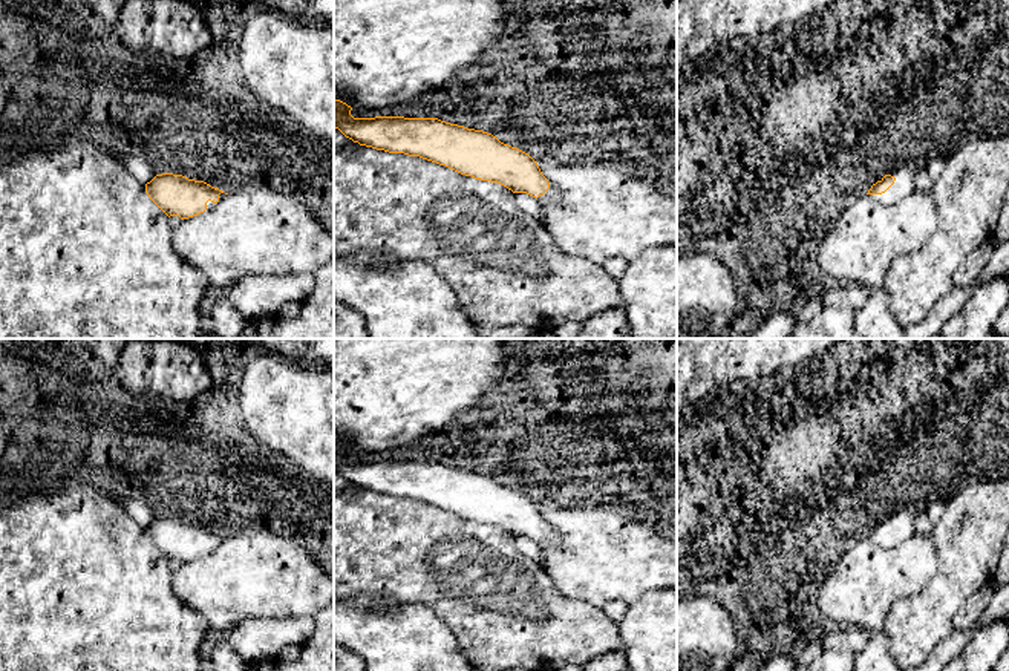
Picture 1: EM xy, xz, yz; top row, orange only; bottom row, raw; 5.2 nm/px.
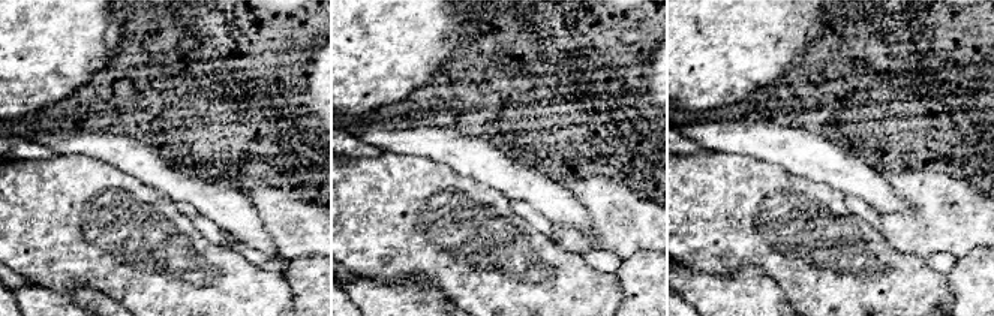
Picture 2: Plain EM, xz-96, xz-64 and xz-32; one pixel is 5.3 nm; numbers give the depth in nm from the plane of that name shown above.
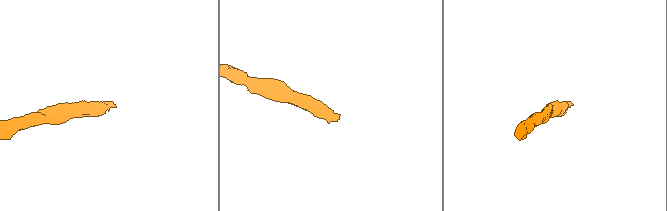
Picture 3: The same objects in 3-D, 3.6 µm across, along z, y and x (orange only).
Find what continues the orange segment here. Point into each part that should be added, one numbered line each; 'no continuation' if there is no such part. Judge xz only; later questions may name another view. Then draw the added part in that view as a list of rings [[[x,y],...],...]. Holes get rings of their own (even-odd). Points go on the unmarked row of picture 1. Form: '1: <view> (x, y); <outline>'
1: xz (550, 538); [[[550,529],[550,532],[537,541],[537,545],[553,545],[556,542],[556,532],[553,529]]]

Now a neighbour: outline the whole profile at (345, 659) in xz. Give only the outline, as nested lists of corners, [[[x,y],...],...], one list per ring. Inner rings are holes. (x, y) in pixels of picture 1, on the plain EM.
[[[334,642],[334,671],[367,671],[363,659]]]

